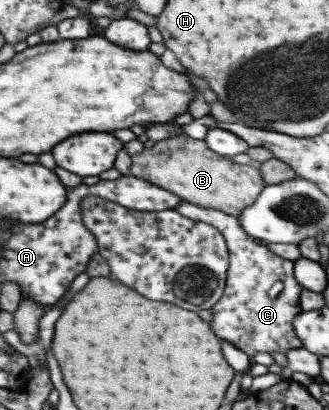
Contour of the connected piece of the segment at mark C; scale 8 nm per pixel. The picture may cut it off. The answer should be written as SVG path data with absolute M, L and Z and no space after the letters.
M185 200L179 202L174 210L187 219L207 222L207 225L218 229L226 243L226 280L219 301L210 309L211 331L250 358L254 353L285 353L288 349L301 348L301 342L293 332L293 321L302 312L299 305L302 287L293 277L293 262L275 255L267 246L249 237L236 217Z

